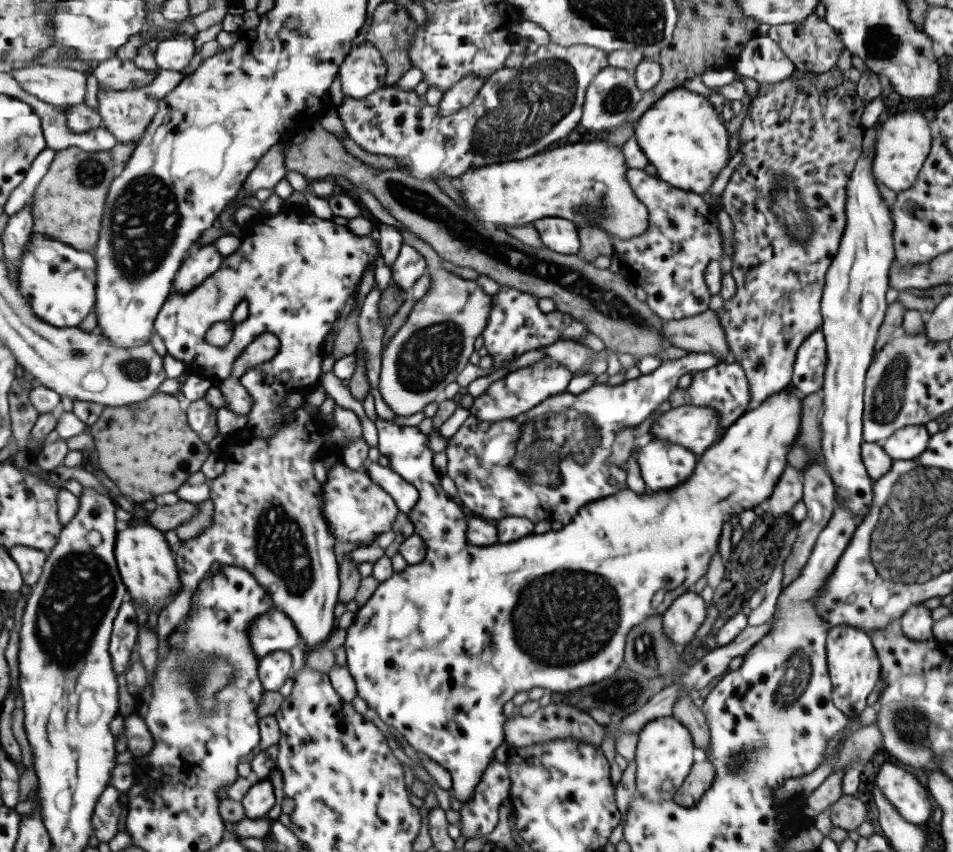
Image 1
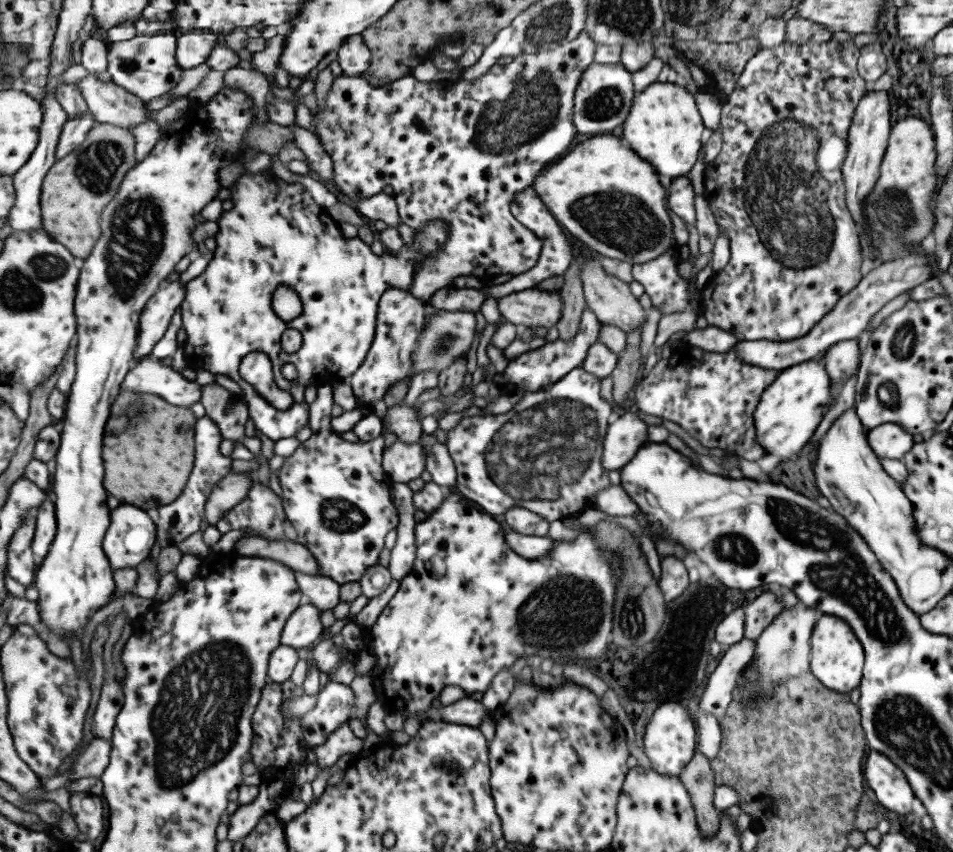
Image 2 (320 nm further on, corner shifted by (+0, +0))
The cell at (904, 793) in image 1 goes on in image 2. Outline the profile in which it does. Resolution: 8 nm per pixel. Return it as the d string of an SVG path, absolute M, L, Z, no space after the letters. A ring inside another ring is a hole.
M868 750L862 761L862 773L882 807L897 814L911 811L913 791L905 775L883 754Z

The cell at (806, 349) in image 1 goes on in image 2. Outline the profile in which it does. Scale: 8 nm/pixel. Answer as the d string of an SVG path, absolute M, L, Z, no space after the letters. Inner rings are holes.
M849 339L832 344L821 355L825 372L831 382L847 380L856 373L860 359L857 339Z

